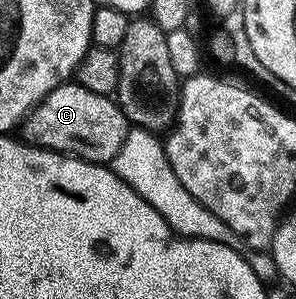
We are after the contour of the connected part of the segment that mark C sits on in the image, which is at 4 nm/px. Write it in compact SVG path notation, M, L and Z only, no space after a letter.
M66 83L55 87L51 95L34 105L19 126L19 137L40 149L68 153L71 157L105 165L112 162L119 147L123 147L123 139L130 127L125 112L113 97L87 91L87 87L76 83Z

